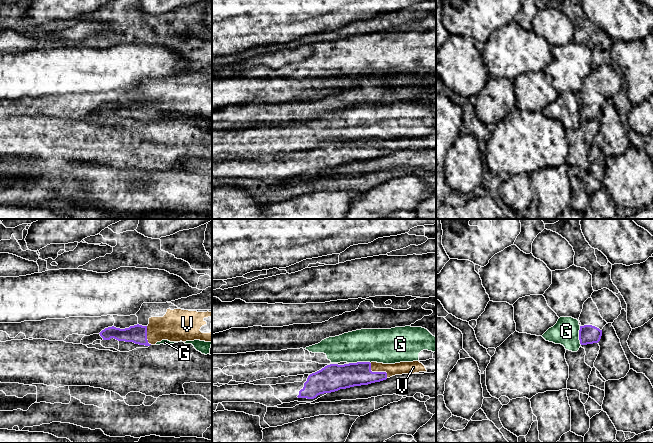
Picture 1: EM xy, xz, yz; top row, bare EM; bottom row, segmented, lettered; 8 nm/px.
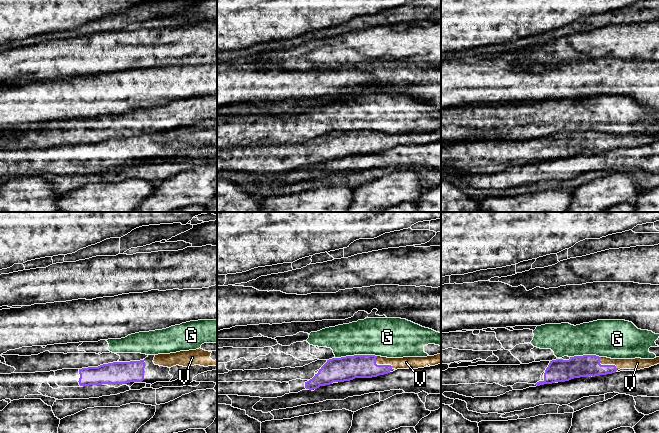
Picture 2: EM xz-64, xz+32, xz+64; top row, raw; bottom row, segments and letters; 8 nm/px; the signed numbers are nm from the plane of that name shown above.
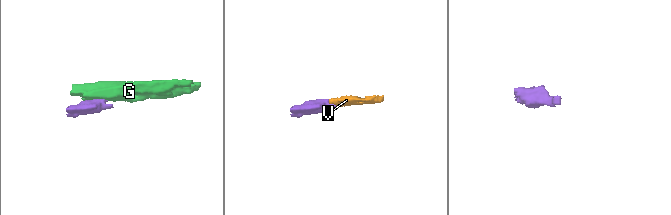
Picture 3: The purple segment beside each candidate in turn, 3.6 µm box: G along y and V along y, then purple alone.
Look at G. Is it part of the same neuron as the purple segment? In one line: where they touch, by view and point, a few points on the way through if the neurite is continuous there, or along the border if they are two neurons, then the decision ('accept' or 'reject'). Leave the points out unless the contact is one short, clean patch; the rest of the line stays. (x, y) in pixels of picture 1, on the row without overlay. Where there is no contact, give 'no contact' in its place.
xz (359, 138) | along xz (370, 138), (349, 139) | reject

